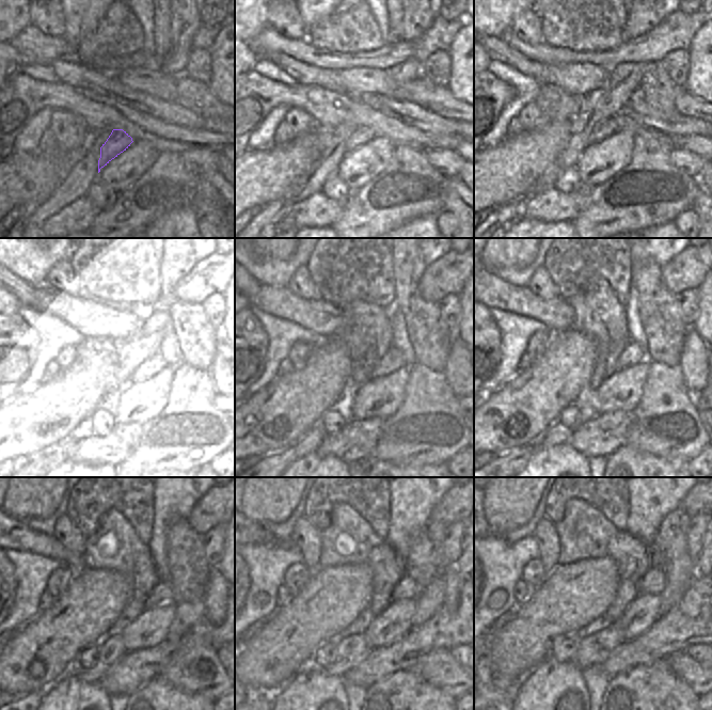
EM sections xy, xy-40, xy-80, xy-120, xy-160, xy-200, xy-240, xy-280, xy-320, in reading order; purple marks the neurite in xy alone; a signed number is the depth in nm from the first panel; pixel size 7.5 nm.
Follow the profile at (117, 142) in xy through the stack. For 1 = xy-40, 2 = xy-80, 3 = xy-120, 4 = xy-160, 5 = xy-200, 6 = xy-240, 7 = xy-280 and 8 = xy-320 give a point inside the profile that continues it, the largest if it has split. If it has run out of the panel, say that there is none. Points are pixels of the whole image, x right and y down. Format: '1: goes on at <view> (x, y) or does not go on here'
1: goes on at xy-40 (360, 136)
2: goes on at xy-80 (622, 122)
3: goes on at xy-120 (155, 363)
4: goes on at xy-160 (392, 361)
5: goes on at xy-200 (632, 354)
6: goes on at xy-240 (161, 593)
7: goes on at xy-280 (406, 588)
8: goes on at xy-320 (653, 582)

